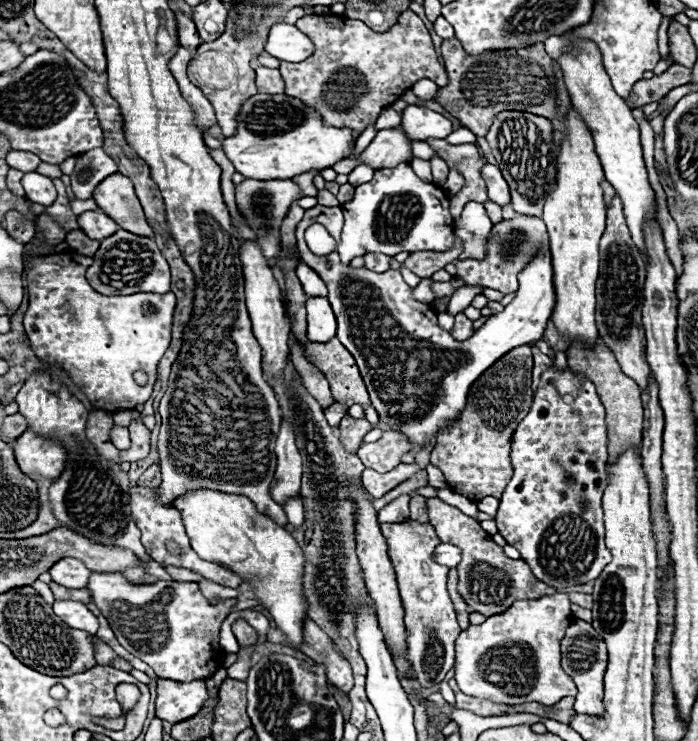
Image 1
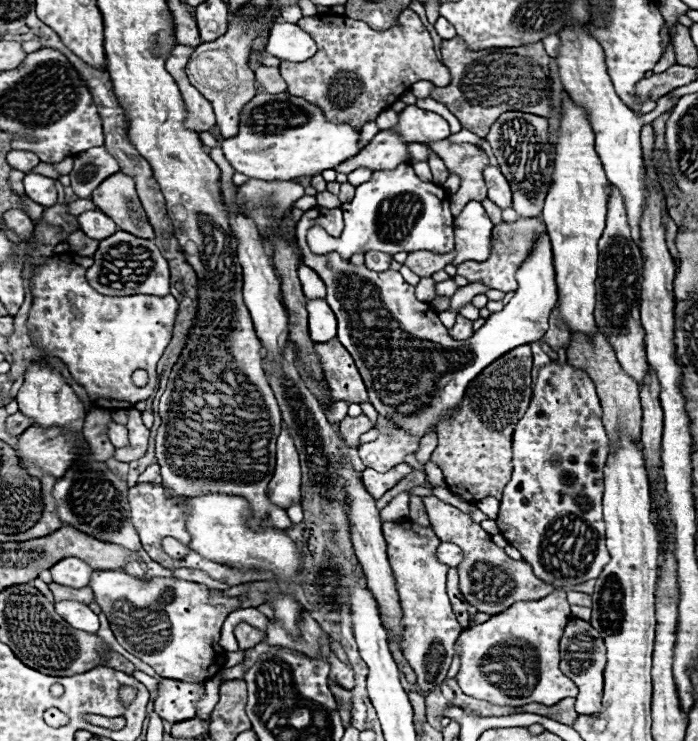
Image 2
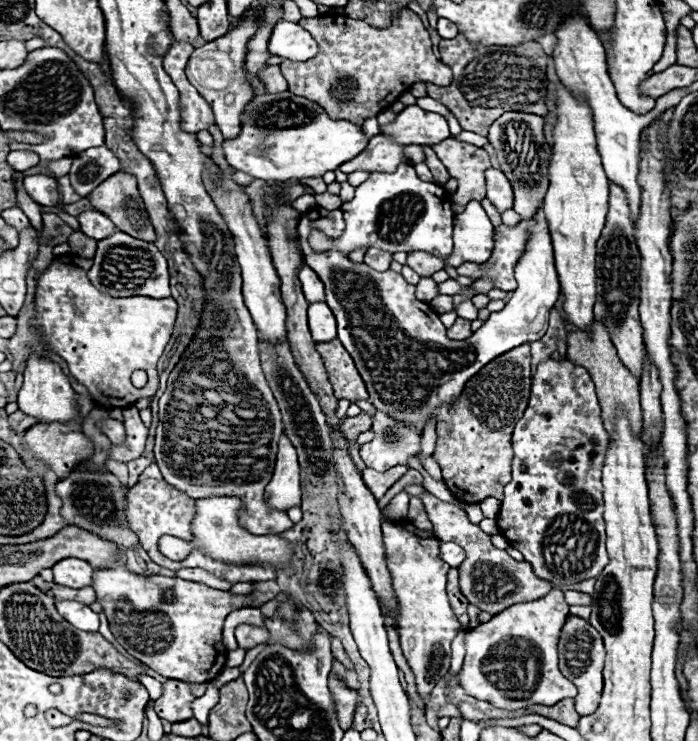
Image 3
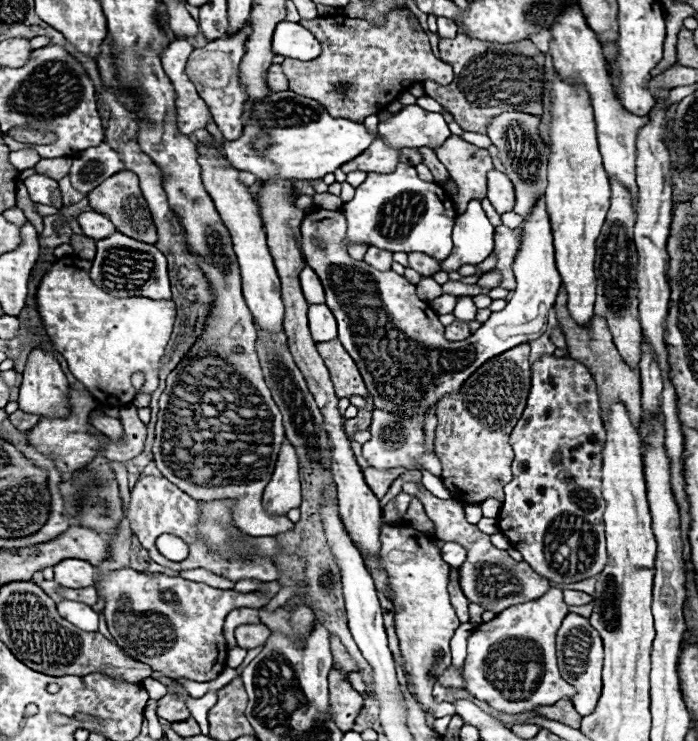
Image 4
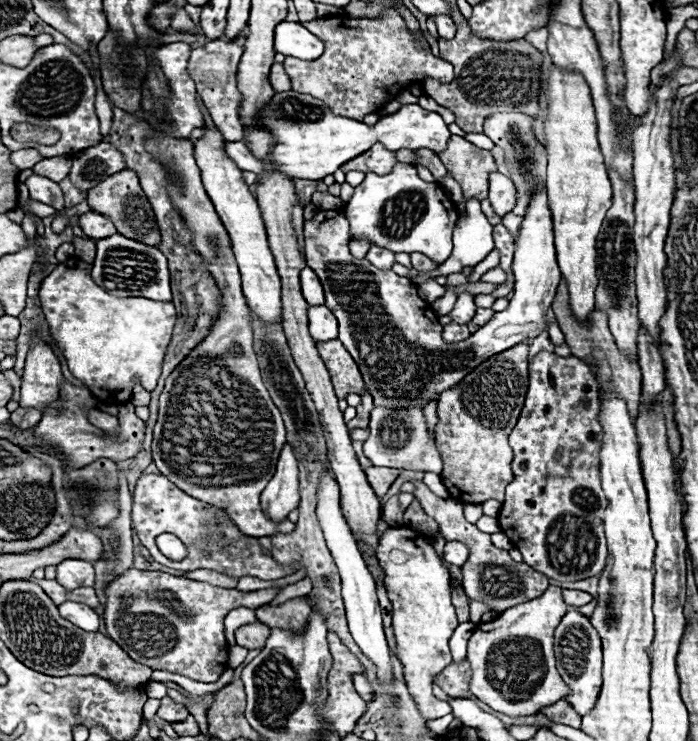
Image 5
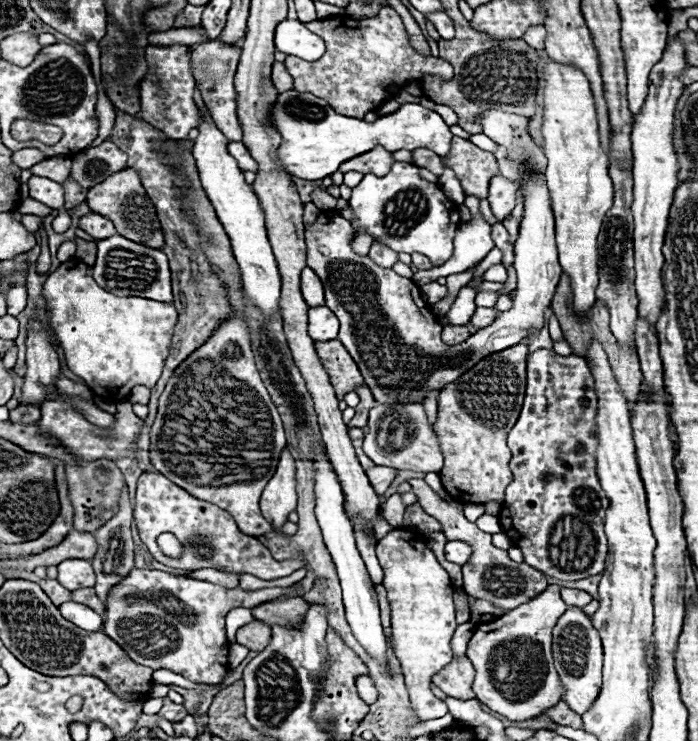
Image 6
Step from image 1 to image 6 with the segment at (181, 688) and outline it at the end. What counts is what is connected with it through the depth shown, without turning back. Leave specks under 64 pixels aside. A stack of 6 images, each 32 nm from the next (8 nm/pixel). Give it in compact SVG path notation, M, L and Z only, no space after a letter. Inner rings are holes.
M164 698L164 704L162 704L158 716L166 718L170 722L180 722L182 718L188 716L188 712L186 712L186 708L182 704L174 704L170 698Z

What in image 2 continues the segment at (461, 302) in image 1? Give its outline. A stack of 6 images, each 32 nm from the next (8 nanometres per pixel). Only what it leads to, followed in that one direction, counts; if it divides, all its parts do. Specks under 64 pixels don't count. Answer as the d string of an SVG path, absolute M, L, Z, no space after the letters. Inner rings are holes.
M470 284L470 286L462 286L456 290L456 294L450 298L450 310L452 312L458 312L462 306L470 304L474 296L478 294L484 294L488 288L484 284Z

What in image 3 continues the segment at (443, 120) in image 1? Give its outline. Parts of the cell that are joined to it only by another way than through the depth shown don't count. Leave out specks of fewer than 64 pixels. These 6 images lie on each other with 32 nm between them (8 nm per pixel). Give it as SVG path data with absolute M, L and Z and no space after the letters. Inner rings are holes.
M416 104L406 106L398 114L396 122L380 128L380 132L392 136L398 144L404 144L404 146L410 146L410 144L432 146L450 138L448 122L440 114L426 112Z

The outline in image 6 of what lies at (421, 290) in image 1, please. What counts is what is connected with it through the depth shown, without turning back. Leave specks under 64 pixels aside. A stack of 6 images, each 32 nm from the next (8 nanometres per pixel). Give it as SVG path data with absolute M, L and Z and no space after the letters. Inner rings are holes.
M428 282L428 284L420 286L420 294L422 294L422 298L424 298L426 302L434 304L434 302L442 300L442 298L448 294L448 288L446 288L446 286L440 286L438 282Z

